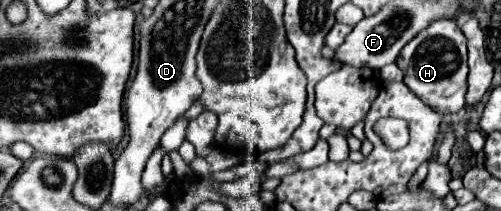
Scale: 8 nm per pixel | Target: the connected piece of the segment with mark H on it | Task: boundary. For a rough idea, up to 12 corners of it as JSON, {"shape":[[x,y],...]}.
{"shape":[[436,19],[400,51],[404,83],[440,115],[464,107],[466,37]]}

